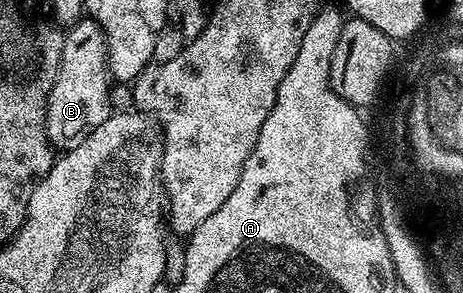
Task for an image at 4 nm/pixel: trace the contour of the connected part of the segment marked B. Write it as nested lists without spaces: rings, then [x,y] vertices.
[[[79,19],[66,30],[59,74],[51,94],[47,96],[47,138],[56,150],[66,151],[77,147],[77,143],[85,143],[87,136],[111,117],[112,82],[107,68],[108,48],[103,31],[95,21]]]

